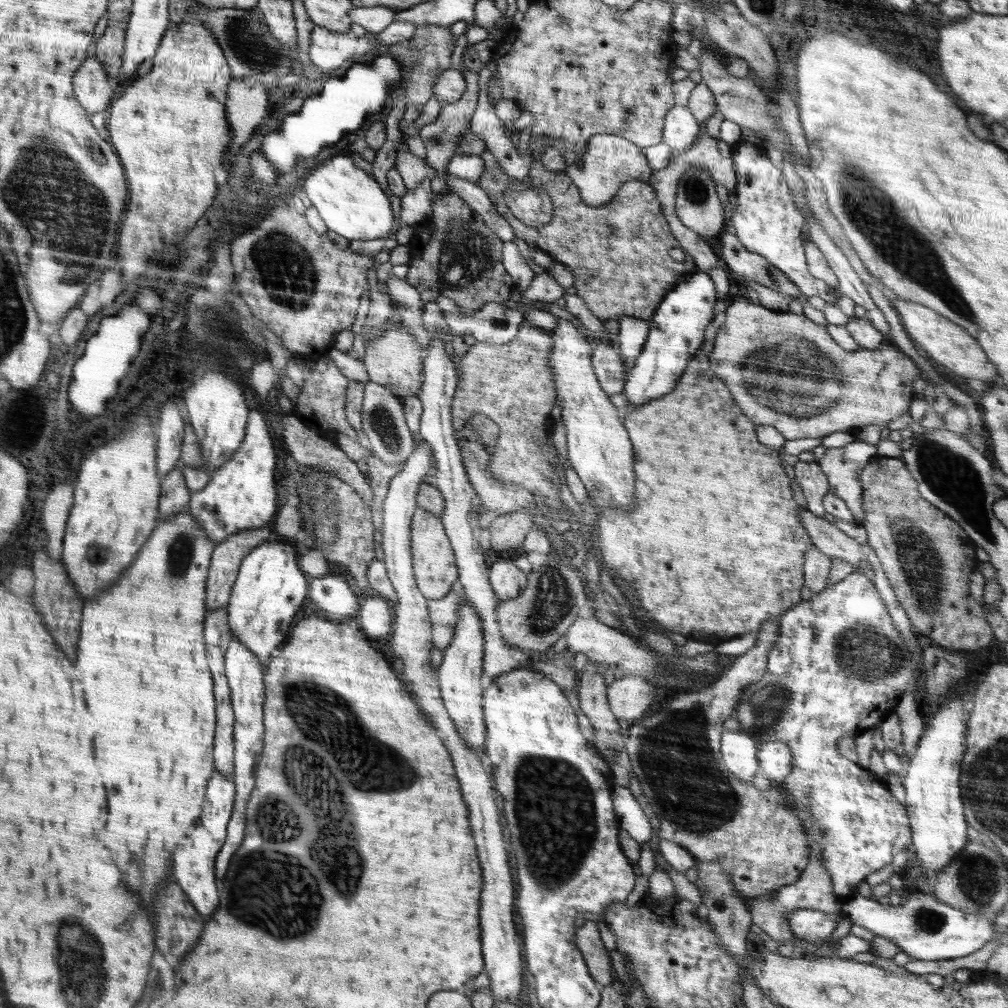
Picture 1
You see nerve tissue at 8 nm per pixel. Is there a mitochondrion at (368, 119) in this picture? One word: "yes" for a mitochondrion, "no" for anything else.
no

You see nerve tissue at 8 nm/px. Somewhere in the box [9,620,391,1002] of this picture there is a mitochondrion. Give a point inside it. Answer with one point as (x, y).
(252, 890)

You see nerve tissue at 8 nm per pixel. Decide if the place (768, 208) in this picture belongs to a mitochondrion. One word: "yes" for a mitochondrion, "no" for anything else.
no

